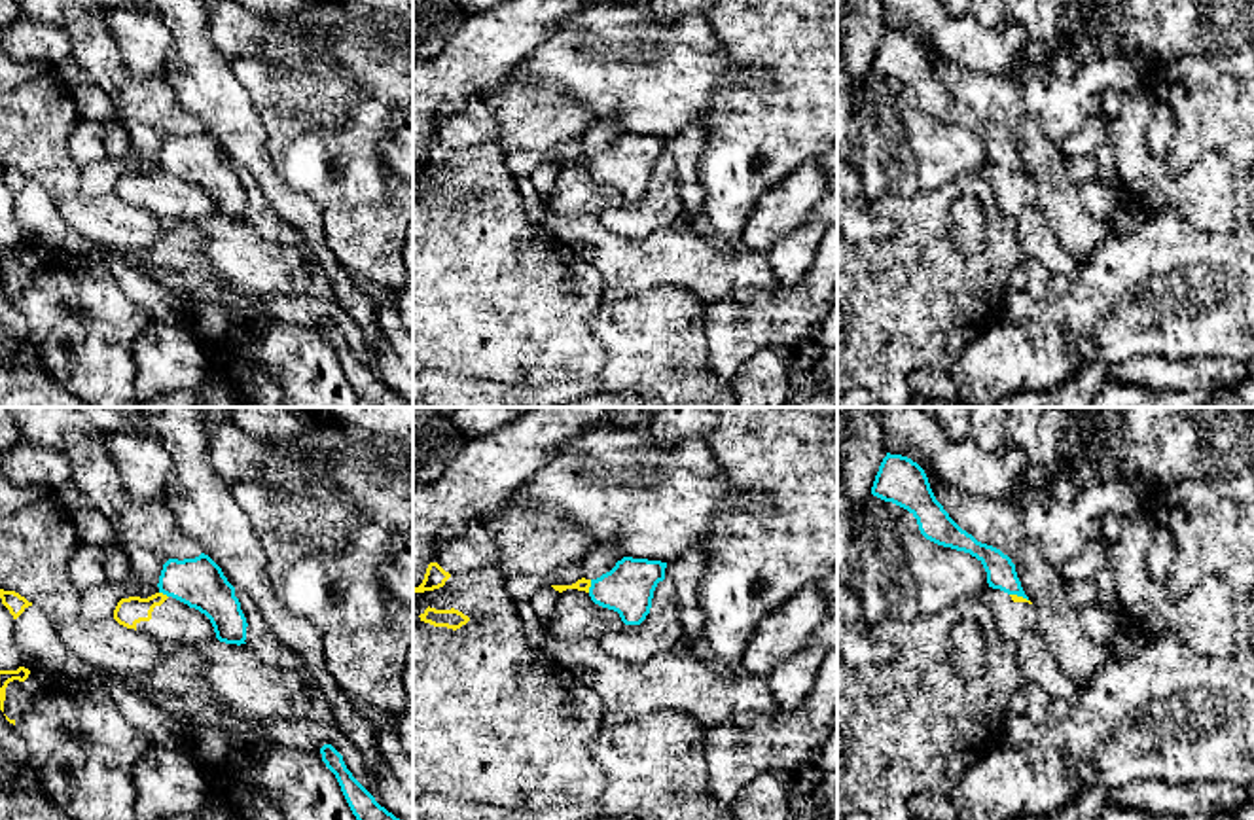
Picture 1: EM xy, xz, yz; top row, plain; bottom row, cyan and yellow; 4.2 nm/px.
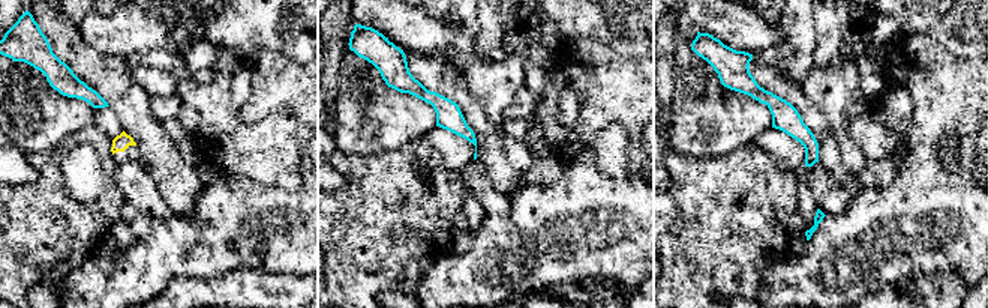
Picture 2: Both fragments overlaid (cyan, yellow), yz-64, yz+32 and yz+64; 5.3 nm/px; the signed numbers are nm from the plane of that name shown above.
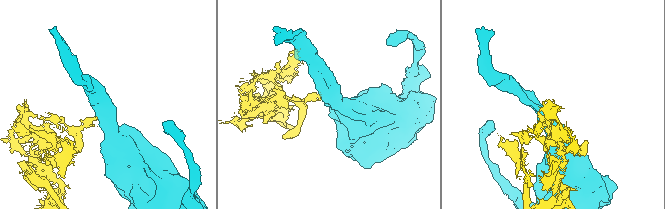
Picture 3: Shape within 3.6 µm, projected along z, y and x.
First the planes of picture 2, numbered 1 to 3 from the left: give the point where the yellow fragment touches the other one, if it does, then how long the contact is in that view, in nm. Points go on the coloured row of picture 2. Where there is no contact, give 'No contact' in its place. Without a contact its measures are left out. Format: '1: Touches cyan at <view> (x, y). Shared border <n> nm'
1: No contact
2: No contact
3: No contact

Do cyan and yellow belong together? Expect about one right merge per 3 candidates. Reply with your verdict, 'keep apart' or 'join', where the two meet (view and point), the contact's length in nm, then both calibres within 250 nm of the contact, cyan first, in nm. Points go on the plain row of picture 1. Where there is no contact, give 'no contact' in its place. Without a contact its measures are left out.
keep apart; contact xz (591, 161); length 60 nm; calibres 220 and 50 nm

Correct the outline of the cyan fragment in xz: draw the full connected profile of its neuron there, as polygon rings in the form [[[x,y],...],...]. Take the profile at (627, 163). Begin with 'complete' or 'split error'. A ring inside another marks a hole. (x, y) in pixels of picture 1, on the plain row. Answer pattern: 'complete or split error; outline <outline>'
complete; outline [[[623,133],[616,142],[591,155],[595,180],[619,189],[625,201],[640,201],[652,184],[654,167],[665,155],[667,138]]]

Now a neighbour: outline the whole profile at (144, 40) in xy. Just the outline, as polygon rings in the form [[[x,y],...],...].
[[[140,4],[106,11],[106,28],[134,74],[159,76],[172,51],[172,34],[163,19]]]

